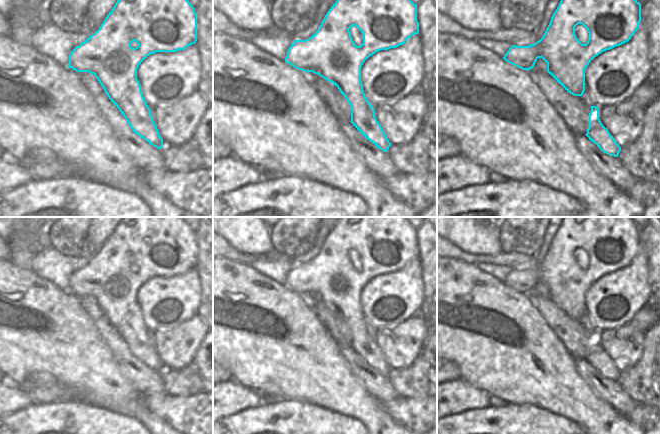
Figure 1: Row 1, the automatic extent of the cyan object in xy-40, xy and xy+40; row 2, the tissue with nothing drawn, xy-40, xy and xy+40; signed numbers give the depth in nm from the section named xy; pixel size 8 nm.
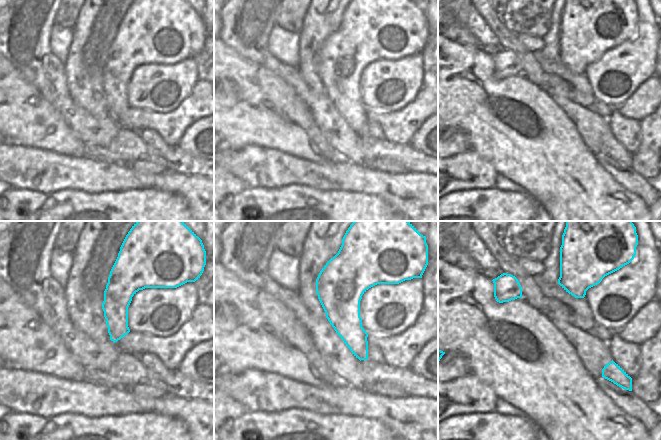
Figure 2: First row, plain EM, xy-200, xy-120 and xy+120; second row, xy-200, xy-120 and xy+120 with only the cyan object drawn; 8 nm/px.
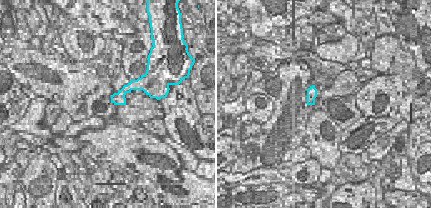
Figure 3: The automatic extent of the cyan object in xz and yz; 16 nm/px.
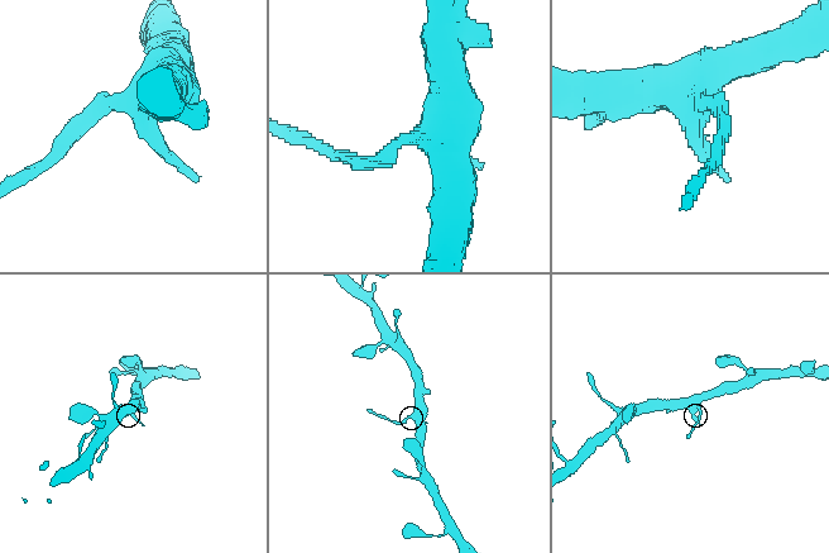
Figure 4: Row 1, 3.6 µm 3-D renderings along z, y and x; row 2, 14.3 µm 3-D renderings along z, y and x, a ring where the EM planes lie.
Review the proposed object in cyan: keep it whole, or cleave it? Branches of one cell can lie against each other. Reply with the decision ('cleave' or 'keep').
cleave

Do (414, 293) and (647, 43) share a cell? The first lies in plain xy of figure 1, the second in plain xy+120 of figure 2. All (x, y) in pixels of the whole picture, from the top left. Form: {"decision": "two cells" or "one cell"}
{"decision": "one cell"}

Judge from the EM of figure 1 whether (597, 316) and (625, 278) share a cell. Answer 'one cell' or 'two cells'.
one cell

